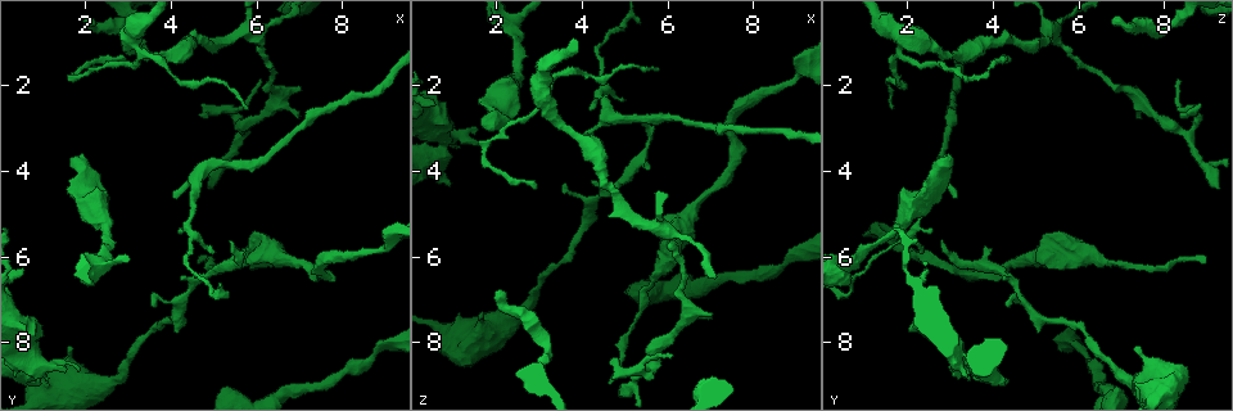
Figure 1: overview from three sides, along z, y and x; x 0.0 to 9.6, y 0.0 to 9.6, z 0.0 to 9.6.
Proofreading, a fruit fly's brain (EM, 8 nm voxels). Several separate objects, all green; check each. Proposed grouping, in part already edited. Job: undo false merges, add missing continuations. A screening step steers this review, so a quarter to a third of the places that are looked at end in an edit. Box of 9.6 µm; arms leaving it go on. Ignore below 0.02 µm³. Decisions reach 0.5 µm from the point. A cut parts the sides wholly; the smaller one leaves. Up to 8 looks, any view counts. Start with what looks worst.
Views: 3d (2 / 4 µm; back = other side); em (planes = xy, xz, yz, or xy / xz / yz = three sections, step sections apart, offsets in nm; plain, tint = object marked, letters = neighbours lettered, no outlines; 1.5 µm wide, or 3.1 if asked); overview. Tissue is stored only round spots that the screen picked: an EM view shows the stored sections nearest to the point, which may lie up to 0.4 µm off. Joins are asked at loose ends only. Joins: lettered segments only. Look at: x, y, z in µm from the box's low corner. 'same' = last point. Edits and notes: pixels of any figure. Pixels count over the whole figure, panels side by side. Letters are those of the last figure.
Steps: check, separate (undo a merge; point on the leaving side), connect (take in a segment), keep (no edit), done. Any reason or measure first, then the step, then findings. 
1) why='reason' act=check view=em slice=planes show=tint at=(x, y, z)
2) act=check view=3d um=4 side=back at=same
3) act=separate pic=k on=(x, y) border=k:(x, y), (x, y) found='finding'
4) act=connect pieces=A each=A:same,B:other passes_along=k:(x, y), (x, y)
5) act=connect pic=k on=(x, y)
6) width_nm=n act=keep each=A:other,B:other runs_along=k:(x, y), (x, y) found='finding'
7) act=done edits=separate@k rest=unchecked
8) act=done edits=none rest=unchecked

act=check view=3d um=2 at=(0.95, 8.90, 4.30)

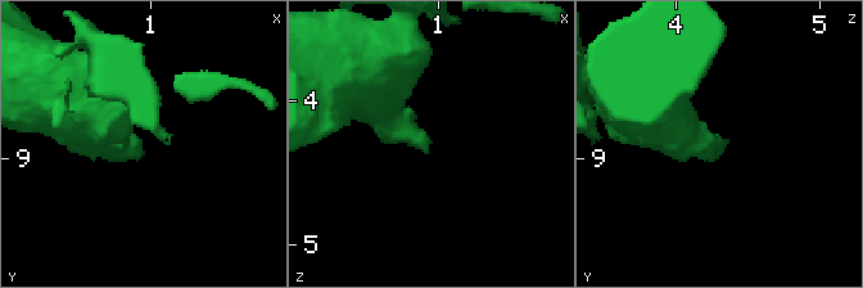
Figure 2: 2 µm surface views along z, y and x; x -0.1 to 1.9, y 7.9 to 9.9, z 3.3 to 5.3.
why='shape alone is not enough' act=check view=em slice=yz step=8 show=letters at=(0.92, 8.88, 4.28)

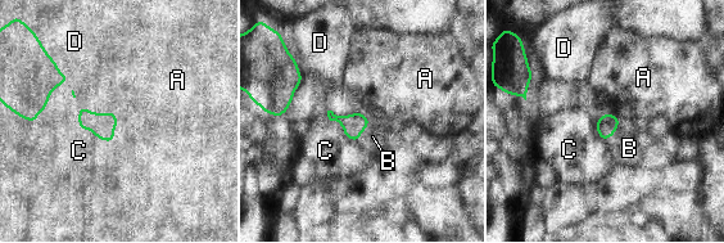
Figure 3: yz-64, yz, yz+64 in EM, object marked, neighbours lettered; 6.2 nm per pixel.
act=connect pieces=B each=A:other,B:same,C:other,D:other passes_along=3:(607, 125), (615, 131), (629, 148) found='it goes on there'

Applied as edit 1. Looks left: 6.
why='thick turns thin' act=check view=3d um=2 at=(2.45, 5.35, 1.80)

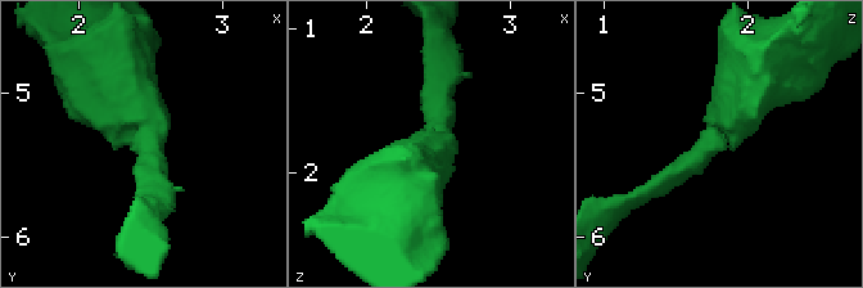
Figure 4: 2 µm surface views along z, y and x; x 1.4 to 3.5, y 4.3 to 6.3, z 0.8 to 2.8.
arm_widths_nm=160,600 act=check view=em slice=xy step=8 show=tint at=(2.46, 5.36, 1.74)

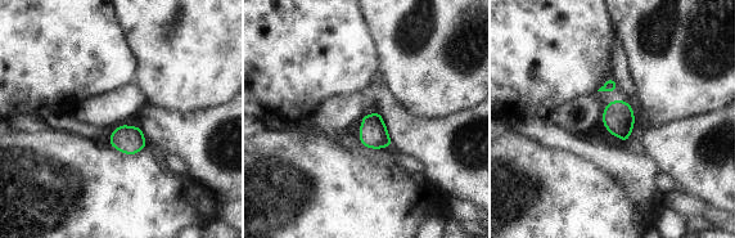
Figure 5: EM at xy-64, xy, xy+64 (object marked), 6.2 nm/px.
act=check view=em slice=planes show=letters at=same

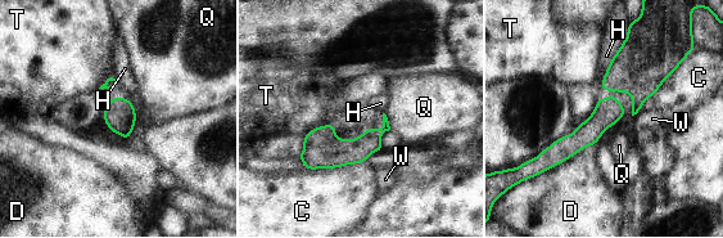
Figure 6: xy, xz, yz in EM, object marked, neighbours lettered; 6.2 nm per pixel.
act=keep each=C:other,D:other,H:other,Q:other,T:other,W:other found='one cell here'

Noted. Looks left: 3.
why='an open end' act=check view=em slice=xz step=8 show=letters at=(6.95, 2.80, 7.35)

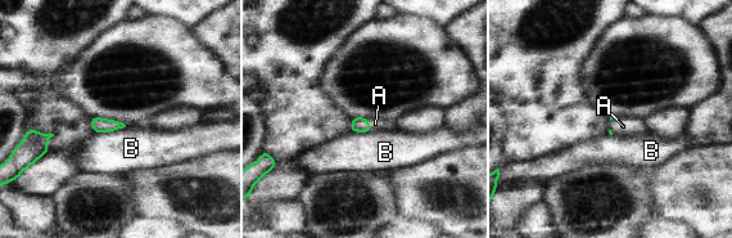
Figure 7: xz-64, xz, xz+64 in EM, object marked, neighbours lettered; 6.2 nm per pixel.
act=check view=em slice=yz step=8 show=letters at=same

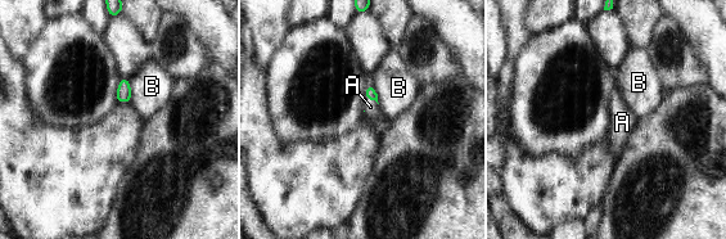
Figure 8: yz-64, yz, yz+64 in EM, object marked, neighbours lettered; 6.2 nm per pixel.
act=connect pieces=A each=A:same,B:other passes_along=8:(370, 93), (371, 99), (370, 107) found='it goes on there'

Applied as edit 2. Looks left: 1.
act=done edits=connect@3,connect@8 rest=unchecked

